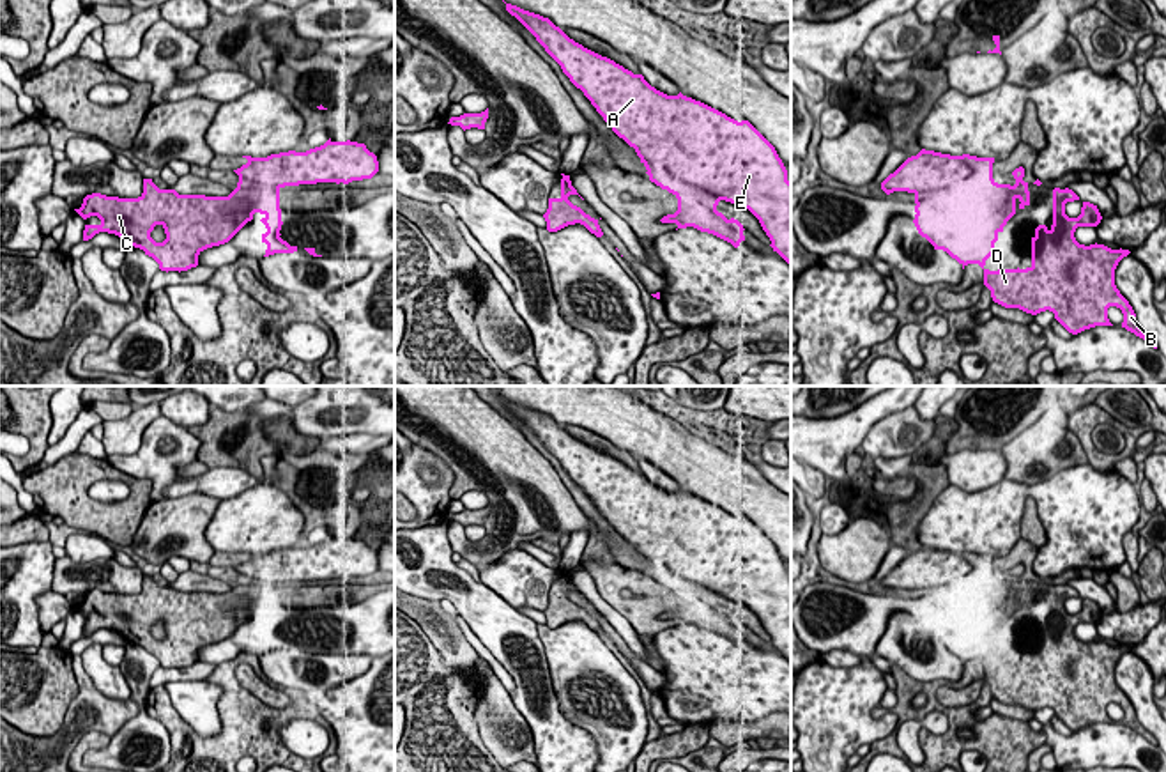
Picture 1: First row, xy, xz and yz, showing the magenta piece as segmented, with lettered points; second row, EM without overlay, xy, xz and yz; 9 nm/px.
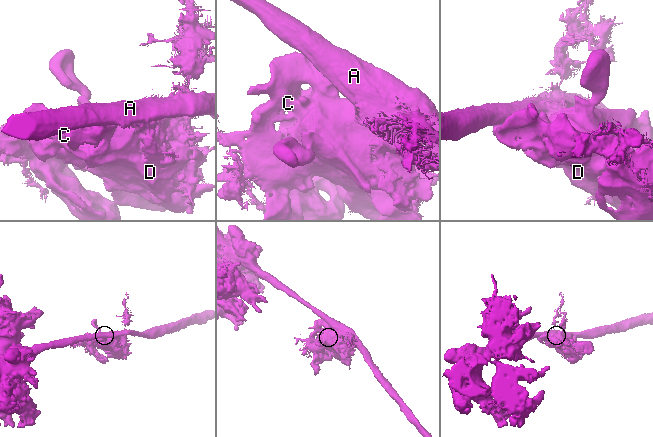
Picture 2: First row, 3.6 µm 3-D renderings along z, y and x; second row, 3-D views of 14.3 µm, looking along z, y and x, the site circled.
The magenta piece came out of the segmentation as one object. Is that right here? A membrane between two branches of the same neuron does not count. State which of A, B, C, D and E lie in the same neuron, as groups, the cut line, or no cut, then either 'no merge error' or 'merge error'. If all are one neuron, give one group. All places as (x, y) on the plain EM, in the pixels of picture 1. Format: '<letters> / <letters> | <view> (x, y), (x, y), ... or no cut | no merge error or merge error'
A E / B C D | xy (239, 574), (259, 579), (273, 578), (283, 583) | merge error

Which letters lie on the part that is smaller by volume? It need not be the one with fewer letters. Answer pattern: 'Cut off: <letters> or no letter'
Cut off: B, C, D

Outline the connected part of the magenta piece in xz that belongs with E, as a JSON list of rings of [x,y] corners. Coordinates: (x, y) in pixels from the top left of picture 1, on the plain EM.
[[[506,400],[515,413],[561,462],[570,478],[584,489],[609,524],[644,556],[664,556],[678,563],[678,572],[725,598],[748,606],[777,648],[791,662],[791,579],[775,544],[748,519],[683,492],[667,492],[633,471],[570,436],[548,414]]]

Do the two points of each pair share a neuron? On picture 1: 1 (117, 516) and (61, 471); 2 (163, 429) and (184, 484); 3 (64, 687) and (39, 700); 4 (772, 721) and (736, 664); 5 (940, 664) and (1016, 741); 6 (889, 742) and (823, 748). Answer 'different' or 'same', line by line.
1: same
2: different
3: same
4: different
5: different
6: different

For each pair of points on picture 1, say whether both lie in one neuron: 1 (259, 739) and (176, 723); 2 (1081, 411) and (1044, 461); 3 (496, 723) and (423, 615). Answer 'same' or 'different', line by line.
1: same
2: different
3: same

